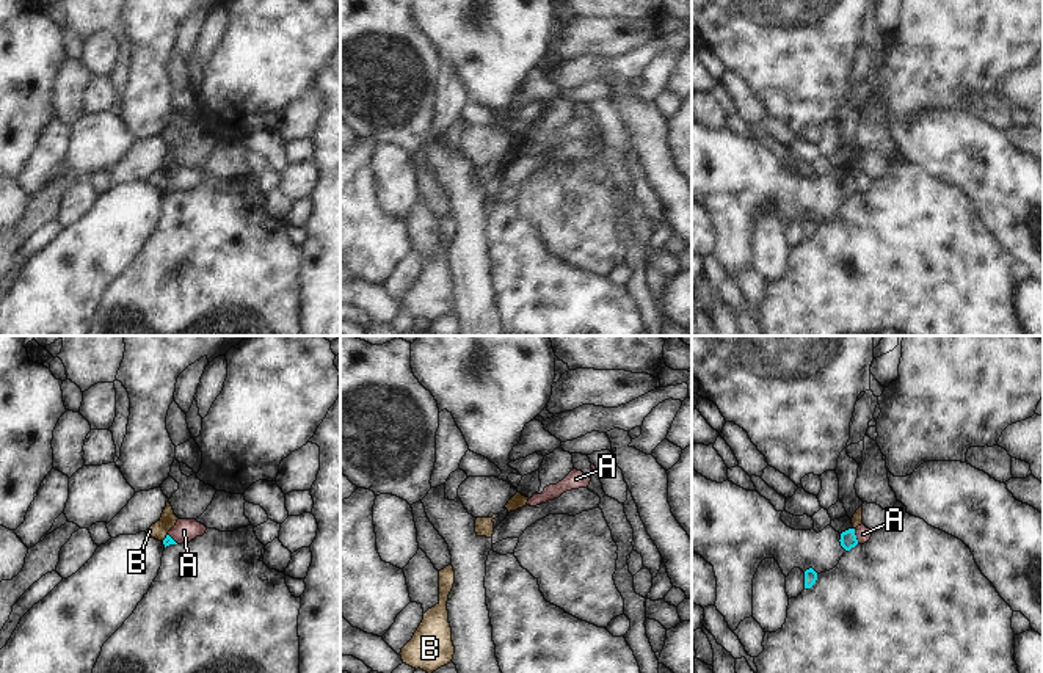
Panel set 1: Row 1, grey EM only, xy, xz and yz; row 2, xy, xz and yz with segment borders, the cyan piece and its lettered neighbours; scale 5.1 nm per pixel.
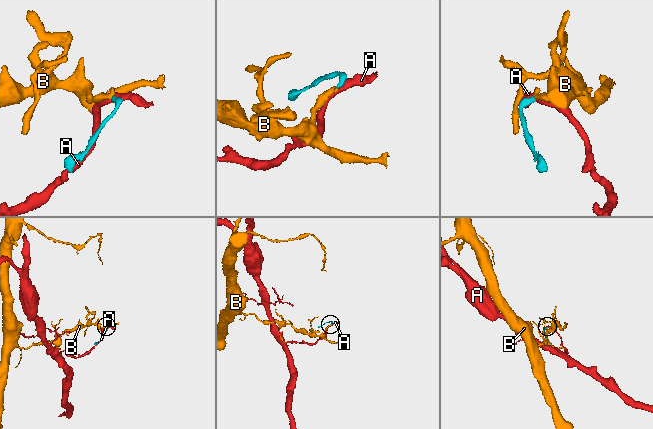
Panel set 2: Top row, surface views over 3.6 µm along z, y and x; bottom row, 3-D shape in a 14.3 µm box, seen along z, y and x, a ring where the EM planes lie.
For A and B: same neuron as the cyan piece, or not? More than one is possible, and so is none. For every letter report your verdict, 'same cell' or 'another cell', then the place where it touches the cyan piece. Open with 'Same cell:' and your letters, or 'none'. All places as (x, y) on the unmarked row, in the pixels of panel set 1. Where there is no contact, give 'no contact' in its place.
Same cell: B
A: another cell; contact yz (855, 185)
B: same cell; contact xy (167, 185)

